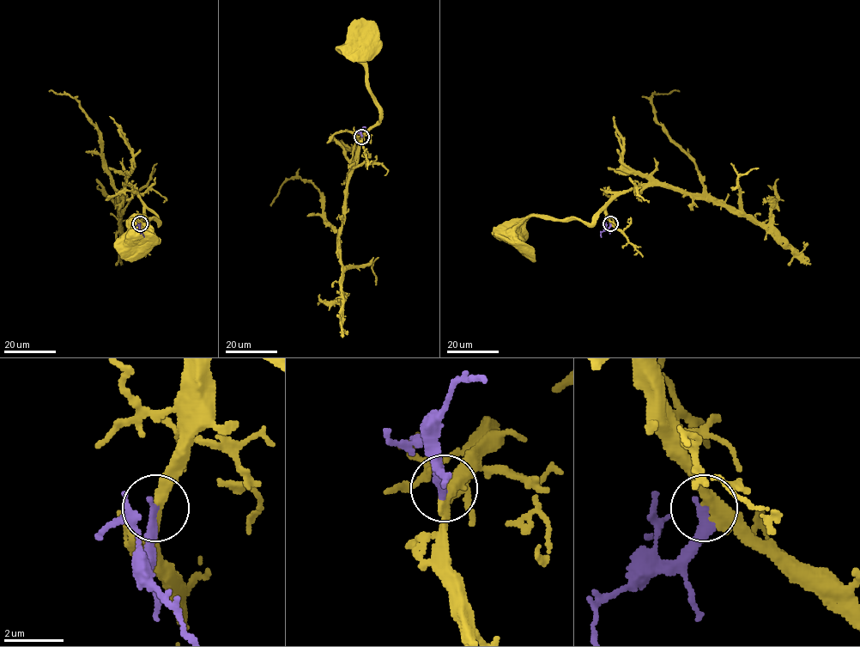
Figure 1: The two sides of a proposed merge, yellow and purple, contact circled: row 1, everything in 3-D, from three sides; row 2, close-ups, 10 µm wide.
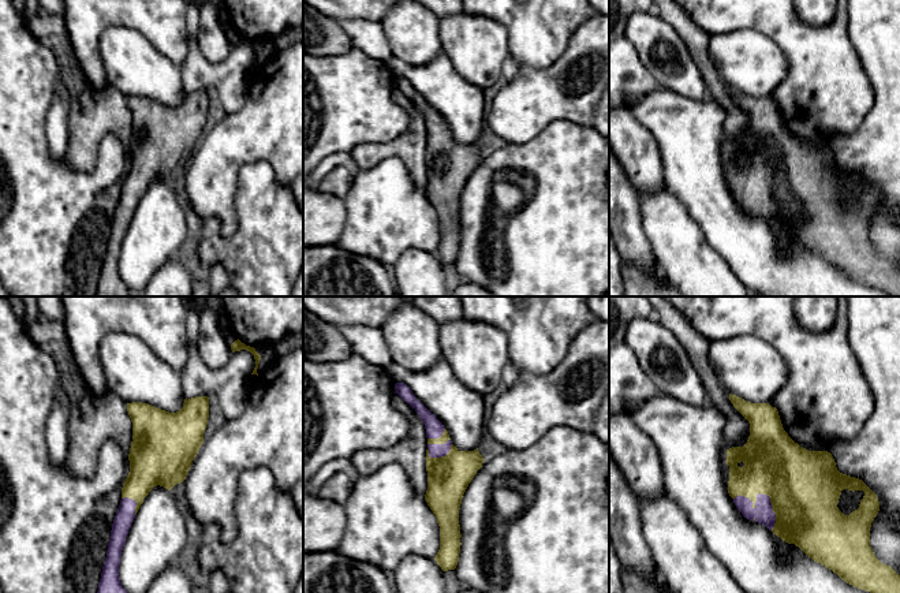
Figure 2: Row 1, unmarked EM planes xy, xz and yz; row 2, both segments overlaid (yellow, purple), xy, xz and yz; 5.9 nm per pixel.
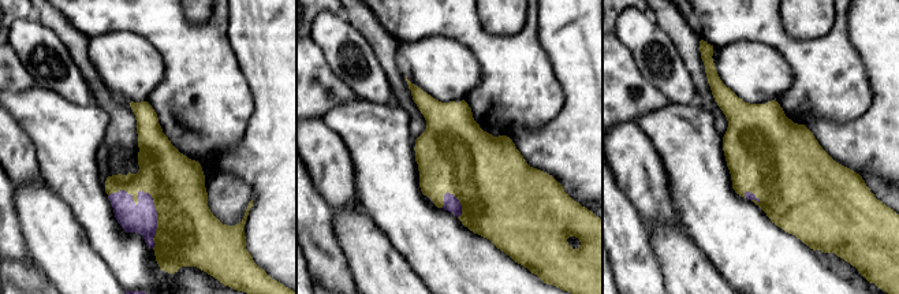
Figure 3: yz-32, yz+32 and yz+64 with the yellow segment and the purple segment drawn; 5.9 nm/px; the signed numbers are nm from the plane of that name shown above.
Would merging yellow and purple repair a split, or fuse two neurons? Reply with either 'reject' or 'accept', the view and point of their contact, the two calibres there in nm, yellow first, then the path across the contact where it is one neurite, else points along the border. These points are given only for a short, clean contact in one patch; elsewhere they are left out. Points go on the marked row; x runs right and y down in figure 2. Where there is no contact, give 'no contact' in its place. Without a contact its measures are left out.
accept | yz (765, 493) | 420/120 nm

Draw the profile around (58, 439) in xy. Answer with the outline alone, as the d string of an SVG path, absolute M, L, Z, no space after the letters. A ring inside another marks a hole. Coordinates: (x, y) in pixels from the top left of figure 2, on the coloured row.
M55 403L49 413L45 433L51 462L63 463L68 452L70 435L67 413L59 403Z

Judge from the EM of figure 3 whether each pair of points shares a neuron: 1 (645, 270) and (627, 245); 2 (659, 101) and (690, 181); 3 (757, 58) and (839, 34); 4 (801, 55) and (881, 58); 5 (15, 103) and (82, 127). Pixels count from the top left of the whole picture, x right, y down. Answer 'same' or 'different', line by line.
1: same
2: different
3: different
4: different
5: same

